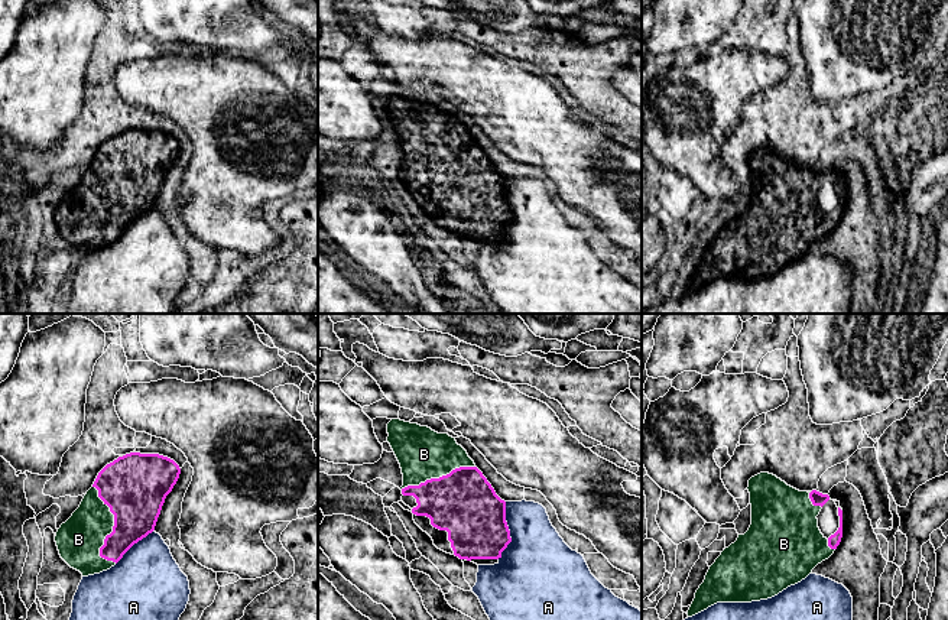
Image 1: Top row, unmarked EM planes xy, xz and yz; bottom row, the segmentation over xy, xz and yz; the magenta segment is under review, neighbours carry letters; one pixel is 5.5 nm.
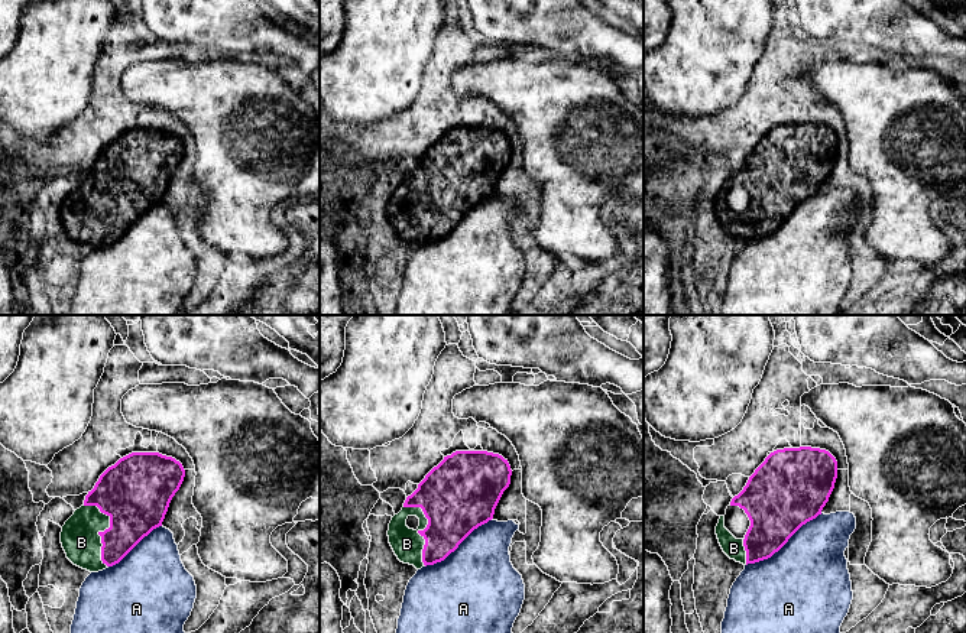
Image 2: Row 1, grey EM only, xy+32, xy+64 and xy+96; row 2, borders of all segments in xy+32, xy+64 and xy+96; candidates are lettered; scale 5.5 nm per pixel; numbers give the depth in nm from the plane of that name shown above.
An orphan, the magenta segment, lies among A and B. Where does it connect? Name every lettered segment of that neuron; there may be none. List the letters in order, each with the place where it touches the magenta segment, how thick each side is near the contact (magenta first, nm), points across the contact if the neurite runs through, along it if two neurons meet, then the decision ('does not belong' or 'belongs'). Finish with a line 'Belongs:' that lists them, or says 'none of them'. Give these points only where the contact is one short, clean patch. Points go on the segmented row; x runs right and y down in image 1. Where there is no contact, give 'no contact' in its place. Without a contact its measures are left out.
A: xz (509, 531) | 360/400 nm | does not belong
B: xy (113, 529) | 340/240 nm | belongs
Belongs: B

